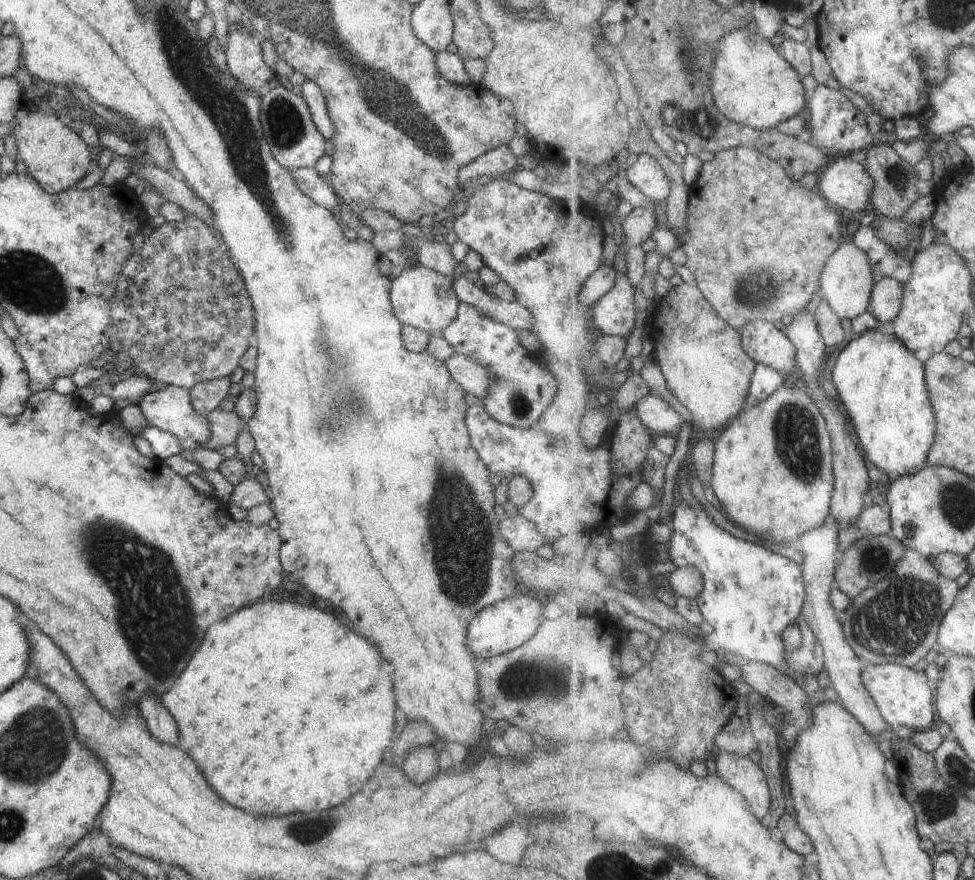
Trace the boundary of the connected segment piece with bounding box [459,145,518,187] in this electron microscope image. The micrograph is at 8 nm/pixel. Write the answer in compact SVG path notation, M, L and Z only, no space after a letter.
M508 145L493 148L459 170L460 186L466 186L468 182L476 181L480 176L510 177L518 168L516 159Z

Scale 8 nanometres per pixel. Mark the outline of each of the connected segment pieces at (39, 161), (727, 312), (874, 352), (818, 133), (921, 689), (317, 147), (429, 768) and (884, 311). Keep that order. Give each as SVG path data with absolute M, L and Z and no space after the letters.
M19 107L15 116L16 123L12 133L16 138L18 157L27 166L27 172L48 194L76 188L93 164L90 146L86 145L77 131L68 127L58 114L45 114Z
M738 147L719 152L715 159L703 163L702 171L697 182L691 185L689 202L690 225L688 234L682 238L681 247L687 253L687 268L695 275L697 284L705 292L706 298L718 309L719 315L728 324L738 330L756 319L770 322L786 322L796 319L805 309L815 307L822 296L822 273L828 261L842 246L842 216L838 208L829 203L829 200L820 192L818 186L806 188L802 182L793 179L785 166L776 159L758 152L752 147Z
M870 330L864 336L854 339L840 354L837 359L836 366L833 369L832 377L836 389L838 390L840 402L845 405L847 414L856 426L857 436L859 438L860 444L869 456L869 460L877 468L882 468L884 472L888 472L892 476L892 480L897 481L906 475L918 474L922 472L926 466L928 466L928 456L930 456L930 450L934 448L936 444L936 411L934 410L932 396L929 391L929 384L927 381L927 368L926 364L923 363L917 354L906 346L895 334L890 336L890 334L884 334L884 332L879 332L878 330Z
M818 85L814 96L809 99L806 113L813 131L812 142L818 144L833 157L837 157L841 153L848 155L858 152L858 150L864 150L864 147L870 148L870 144L874 140L874 136L868 128L868 116L842 92L841 88L835 89L826 85Z
M898 663L866 664L863 679L873 694L884 718L893 726L908 726L916 731L936 728L939 723L937 692L930 684L926 672Z
M275 83L262 91L259 101L262 130L274 158L290 171L302 167L314 168L317 160L325 155L325 138L313 123L306 101L291 88Z
M431 745L414 747L403 756L401 768L414 784L428 782L440 771L438 752Z
M886 277L877 281L873 292L872 312L882 323L895 321L903 309L906 285L898 279Z

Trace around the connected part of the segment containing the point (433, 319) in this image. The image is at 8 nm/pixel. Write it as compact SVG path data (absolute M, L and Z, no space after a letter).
M422 266L405 269L400 276L391 278L389 297L396 318L403 325L410 325L430 334L440 334L457 317L459 300L454 292L453 280L438 274L434 269Z

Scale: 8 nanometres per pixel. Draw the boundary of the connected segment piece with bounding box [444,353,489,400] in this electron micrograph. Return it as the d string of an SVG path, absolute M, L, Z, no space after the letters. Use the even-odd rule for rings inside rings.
M454 353L444 361L450 376L463 388L464 392L483 400L487 393L489 372L474 359Z

